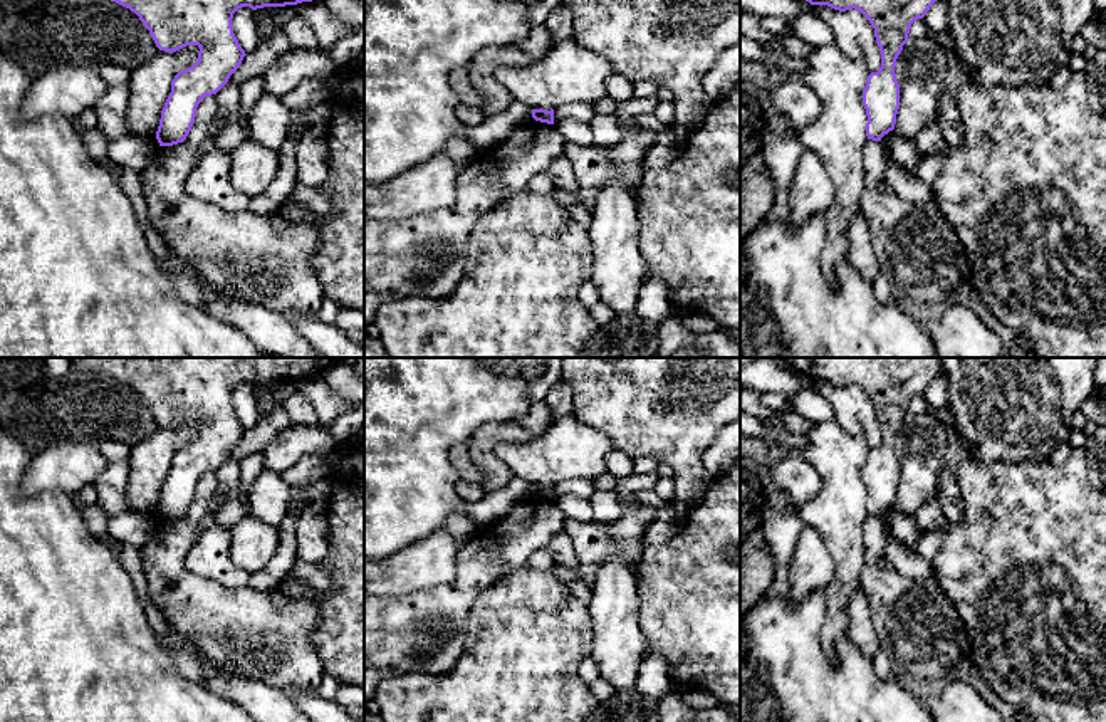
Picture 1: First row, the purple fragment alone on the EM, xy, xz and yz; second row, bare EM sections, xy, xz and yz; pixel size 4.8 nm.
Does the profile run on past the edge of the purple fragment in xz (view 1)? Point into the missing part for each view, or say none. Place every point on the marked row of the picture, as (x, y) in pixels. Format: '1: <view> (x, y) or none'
1: none

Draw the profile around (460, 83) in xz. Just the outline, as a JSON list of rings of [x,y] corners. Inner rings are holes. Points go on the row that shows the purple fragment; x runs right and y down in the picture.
[[[456,67],[450,74],[450,86],[458,99],[460,104],[465,106],[480,106],[482,97],[475,91],[470,77],[468,77],[468,67]]]

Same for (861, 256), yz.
[[[861,212],[853,218],[849,225],[848,240],[849,250],[846,260],[859,274],[863,274],[868,282],[873,282],[881,272],[879,262],[873,250],[873,238],[869,233],[868,222]]]

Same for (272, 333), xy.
[[[166,247],[166,255],[173,269],[196,282],[205,309],[237,326],[263,354],[321,358],[284,314],[272,312],[260,304],[243,302],[230,294],[217,296],[201,282],[195,269],[180,260],[170,247]]]

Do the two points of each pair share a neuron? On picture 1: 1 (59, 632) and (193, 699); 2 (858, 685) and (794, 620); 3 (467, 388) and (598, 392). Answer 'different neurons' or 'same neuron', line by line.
1: same neuron
2: same neuron
3: different neurons

